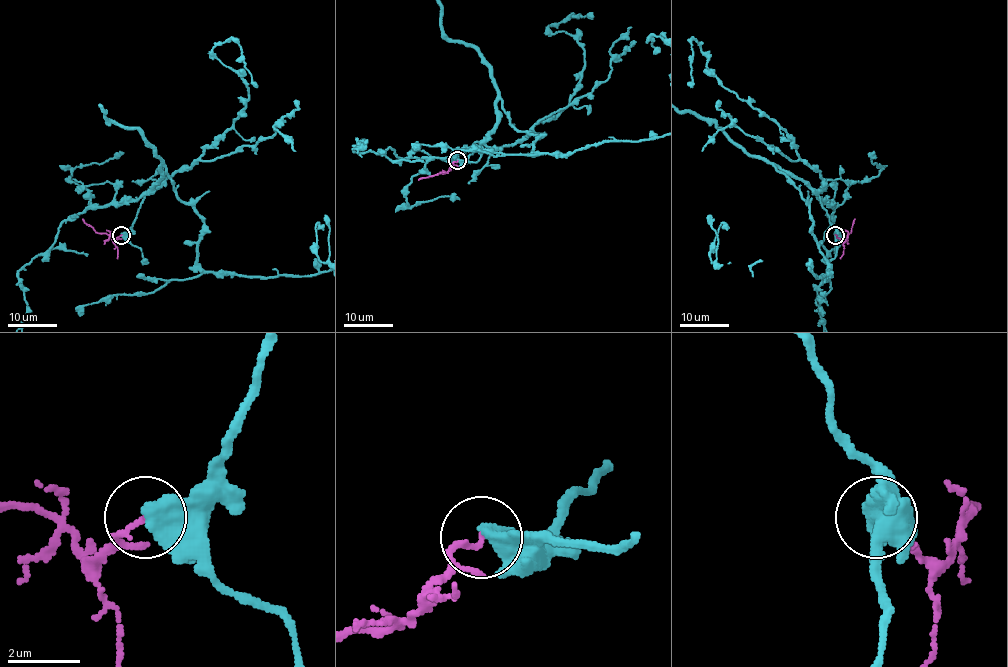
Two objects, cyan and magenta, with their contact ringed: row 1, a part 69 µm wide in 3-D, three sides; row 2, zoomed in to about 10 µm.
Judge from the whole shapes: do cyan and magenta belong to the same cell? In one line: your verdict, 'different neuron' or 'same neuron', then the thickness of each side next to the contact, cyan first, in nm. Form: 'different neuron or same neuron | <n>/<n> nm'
different neuron | 600/140 nm

